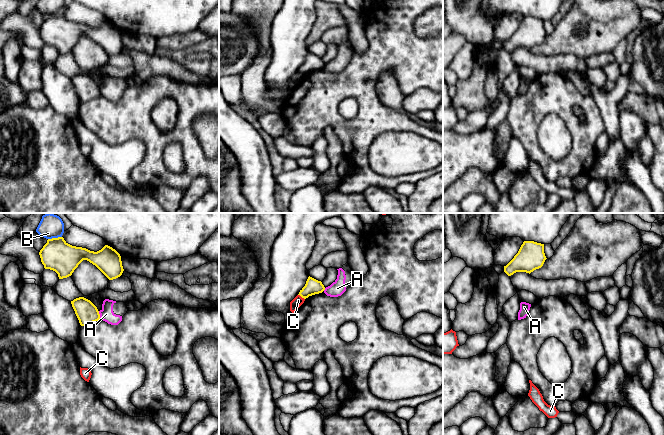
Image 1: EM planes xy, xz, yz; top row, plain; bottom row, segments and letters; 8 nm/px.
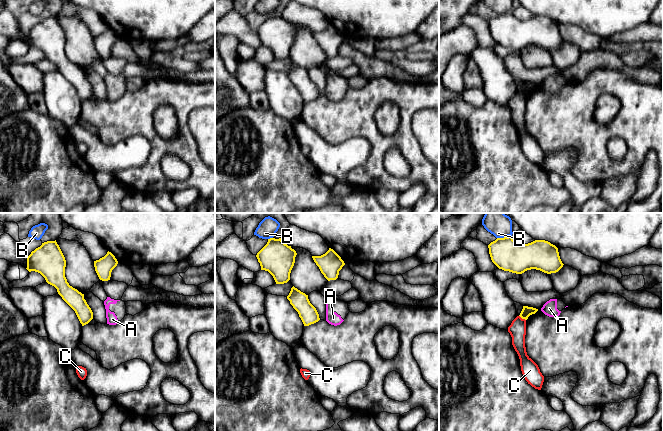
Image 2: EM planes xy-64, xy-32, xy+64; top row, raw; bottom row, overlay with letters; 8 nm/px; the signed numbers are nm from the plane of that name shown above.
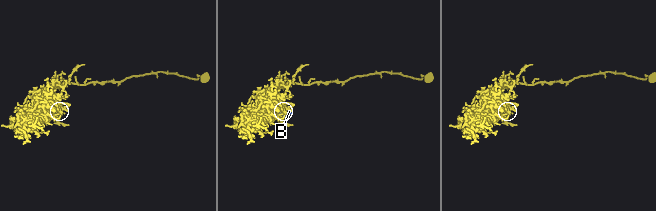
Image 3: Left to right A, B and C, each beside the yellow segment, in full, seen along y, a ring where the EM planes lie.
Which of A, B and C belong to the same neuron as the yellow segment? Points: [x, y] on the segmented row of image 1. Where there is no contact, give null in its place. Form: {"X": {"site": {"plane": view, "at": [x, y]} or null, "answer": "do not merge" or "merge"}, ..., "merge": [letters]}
{"A": {"site": {"plane": "xy", "at": [99, 315]}, "answer": "do not merge"}, "B": {"site": {"plane": "xy", "at": [54, 238]}, "answer": "do not merge"}, "C": {"site": {"plane": "xz", "at": [301, 296]}, "answer": "do not merge"}, "merge": []}

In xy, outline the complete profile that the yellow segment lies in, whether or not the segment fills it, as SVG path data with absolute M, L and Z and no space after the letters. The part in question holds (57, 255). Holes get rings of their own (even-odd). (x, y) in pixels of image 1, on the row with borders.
M58 237L48 239L47 243L40 250L39 255L44 268L55 271L59 279L71 276L83 260L87 260L95 265L109 280L120 277L124 271L120 254L108 245L94 252L86 248L72 246L68 244L63 237Z

